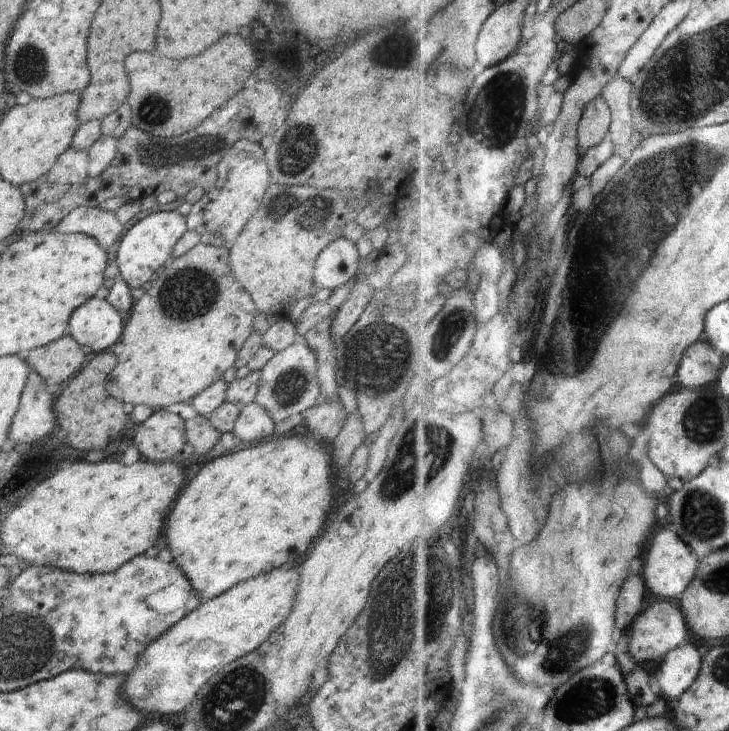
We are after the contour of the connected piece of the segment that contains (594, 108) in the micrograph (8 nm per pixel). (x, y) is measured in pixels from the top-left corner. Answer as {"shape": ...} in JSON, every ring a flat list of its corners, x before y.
{"shape":[[598,98,598,102,590,102,586,108,586,118,582,118,580,126,580,138,582,148,594,148,606,140,612,126,612,110,610,104,604,98]]}

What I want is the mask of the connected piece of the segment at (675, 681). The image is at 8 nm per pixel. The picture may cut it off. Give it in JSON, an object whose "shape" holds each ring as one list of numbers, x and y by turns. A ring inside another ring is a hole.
{"shape":[[686,644,674,654,668,654,662,670,660,670,660,680,664,688,664,698,672,698,678,702,686,694,686,690,696,682,702,670,702,652,696,644]]}

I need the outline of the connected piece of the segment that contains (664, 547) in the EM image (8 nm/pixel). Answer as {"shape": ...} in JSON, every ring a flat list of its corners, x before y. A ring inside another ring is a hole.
{"shape":[[662,528,650,548,648,564,646,564,646,582,651,591,651,596,664,596,664,598,678,598,686,592,686,588,692,584,692,580,698,574,698,554,694,554,693,547,686,544,676,532]]}

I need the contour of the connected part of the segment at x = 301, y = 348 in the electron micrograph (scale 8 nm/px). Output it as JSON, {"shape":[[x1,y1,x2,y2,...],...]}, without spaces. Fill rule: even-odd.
{"shape":[[303,340,291,344,284,350,274,354,261,369,258,392,255,398,256,404,262,406,275,423,299,415,313,408,321,401,320,386,318,386,318,362,310,346]]}

